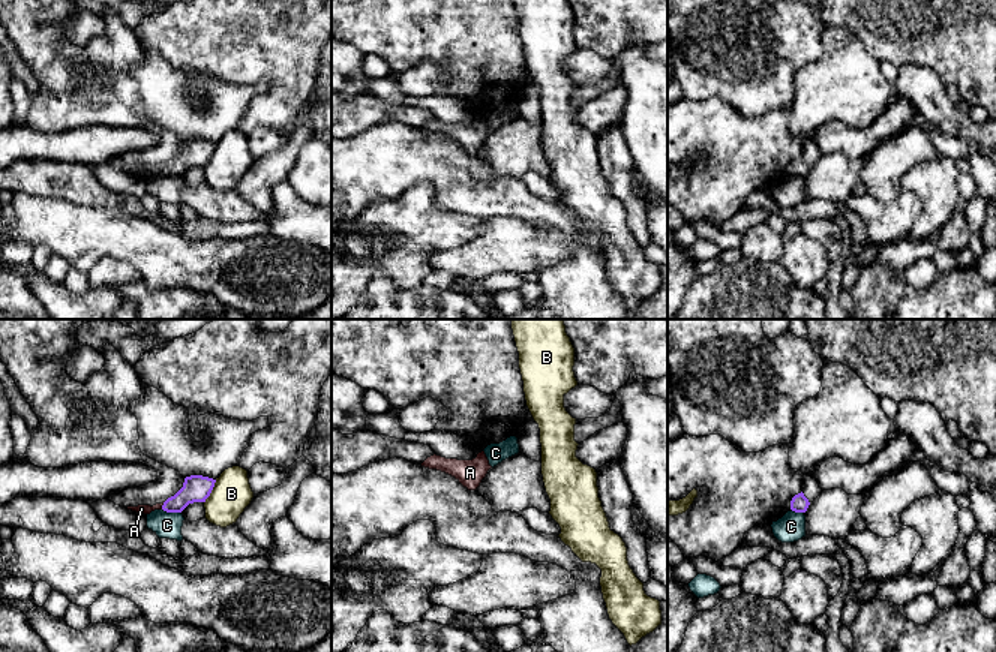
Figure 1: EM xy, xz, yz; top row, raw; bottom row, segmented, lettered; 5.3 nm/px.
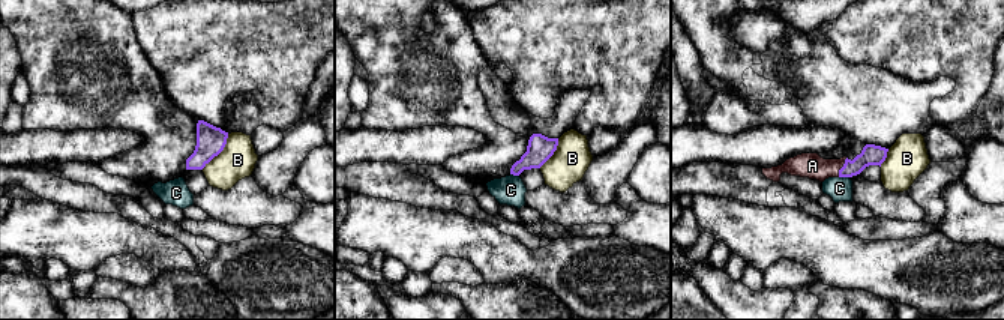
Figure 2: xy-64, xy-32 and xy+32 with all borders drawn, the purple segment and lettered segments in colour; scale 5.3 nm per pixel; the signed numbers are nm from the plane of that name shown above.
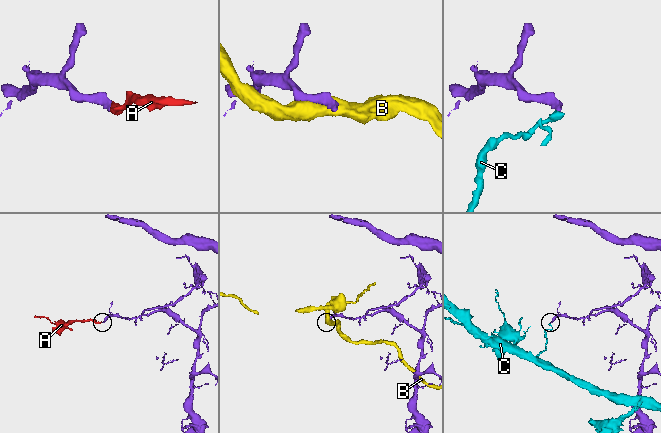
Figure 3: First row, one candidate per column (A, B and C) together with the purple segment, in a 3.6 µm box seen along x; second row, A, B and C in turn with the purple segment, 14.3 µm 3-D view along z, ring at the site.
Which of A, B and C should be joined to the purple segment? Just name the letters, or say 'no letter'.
A

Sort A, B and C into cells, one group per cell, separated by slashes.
A / B / C

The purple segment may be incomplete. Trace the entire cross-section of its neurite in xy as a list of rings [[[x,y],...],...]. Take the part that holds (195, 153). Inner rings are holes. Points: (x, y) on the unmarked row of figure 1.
[[[190,139],[184,142],[183,151],[165,166],[156,168],[153,171],[128,171],[128,174],[144,178],[150,178],[154,174],[164,174],[166,177],[182,177],[189,168],[206,166],[214,151],[214,147],[216,144],[208,141]]]

